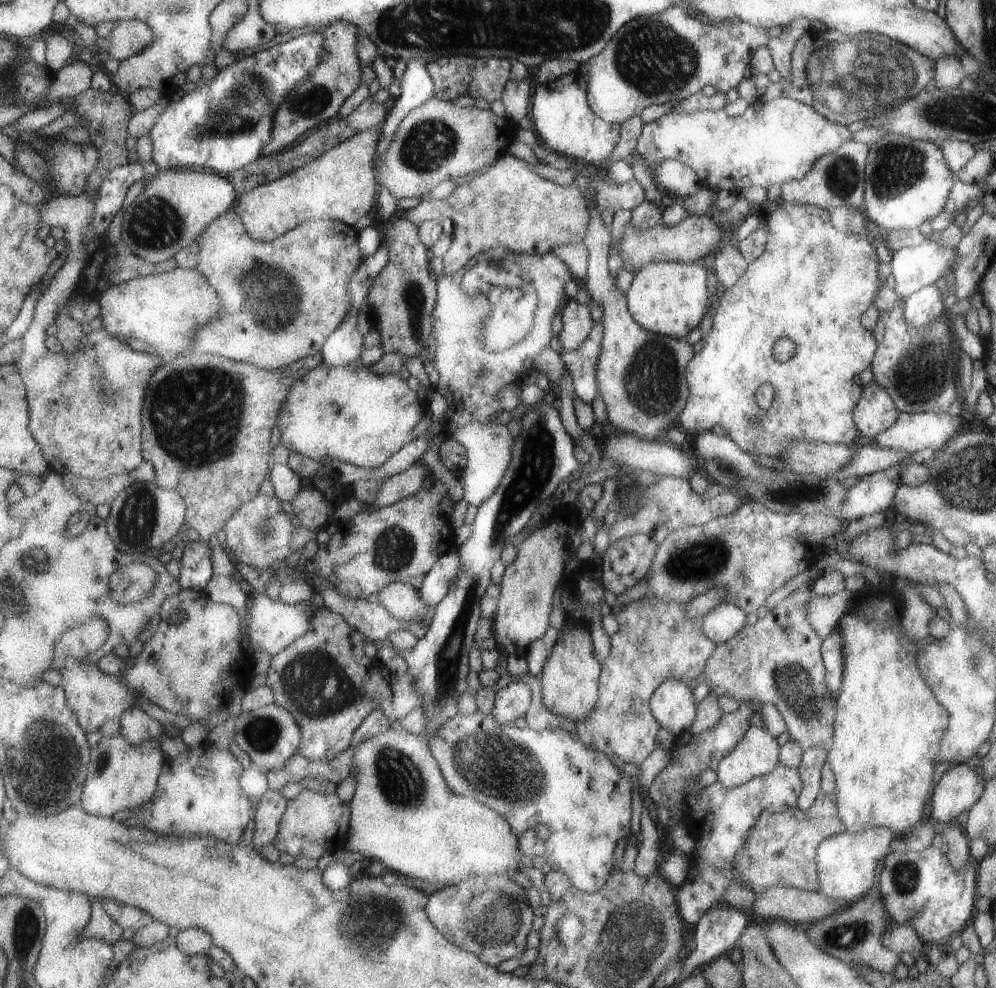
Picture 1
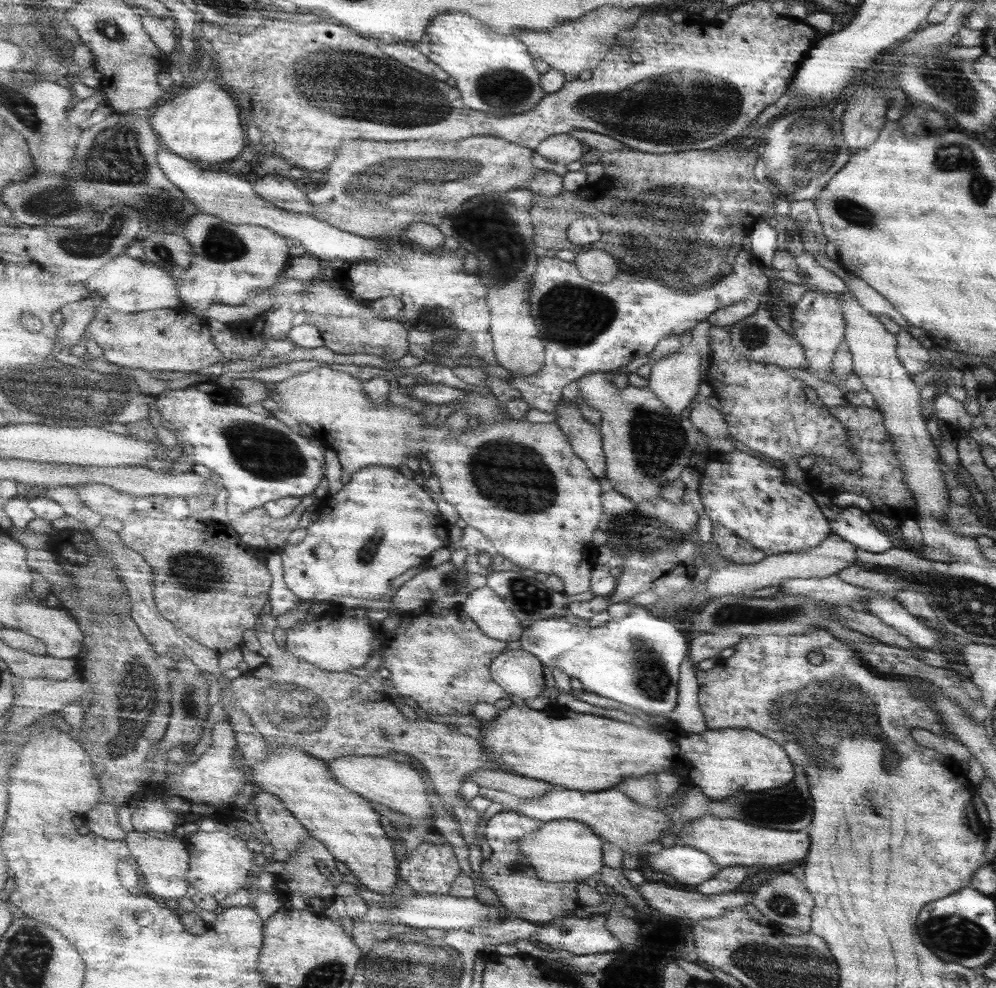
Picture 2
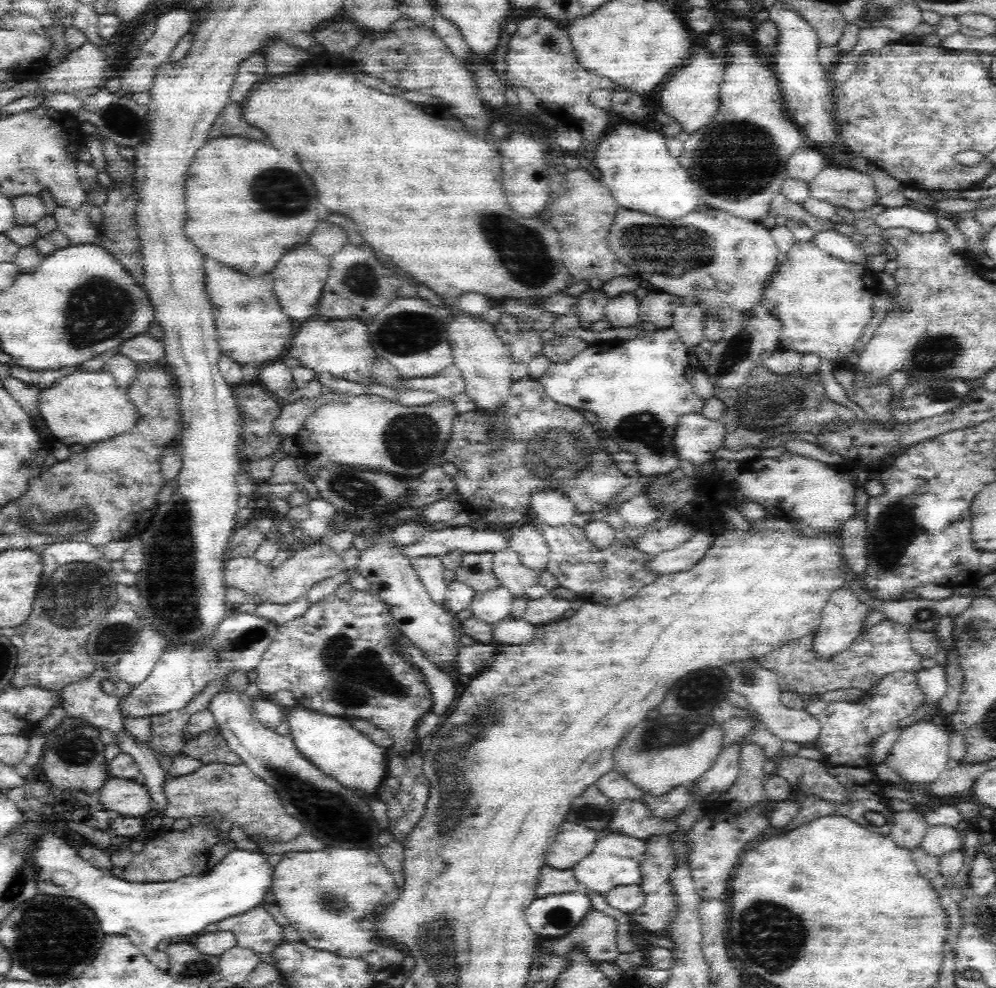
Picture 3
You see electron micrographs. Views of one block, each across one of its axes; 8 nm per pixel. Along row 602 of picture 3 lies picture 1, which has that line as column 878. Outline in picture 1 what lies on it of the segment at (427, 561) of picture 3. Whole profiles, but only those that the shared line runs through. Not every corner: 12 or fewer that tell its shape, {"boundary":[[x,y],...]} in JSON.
{"boundary":[[899,414],[873,442],[915,454],[941,452],[959,416]]}

